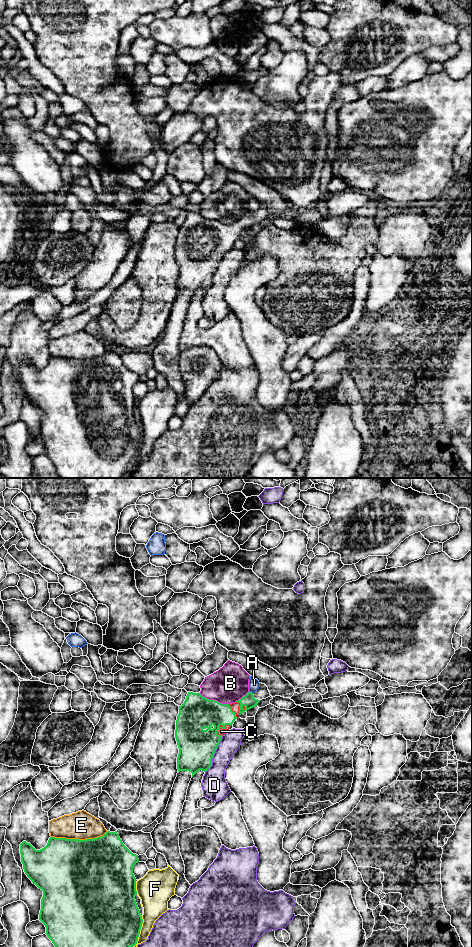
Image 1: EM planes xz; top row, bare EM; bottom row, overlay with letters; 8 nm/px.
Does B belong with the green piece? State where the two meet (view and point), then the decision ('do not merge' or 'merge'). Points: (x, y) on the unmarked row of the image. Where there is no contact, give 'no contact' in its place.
xz (219, 222) | do not merge

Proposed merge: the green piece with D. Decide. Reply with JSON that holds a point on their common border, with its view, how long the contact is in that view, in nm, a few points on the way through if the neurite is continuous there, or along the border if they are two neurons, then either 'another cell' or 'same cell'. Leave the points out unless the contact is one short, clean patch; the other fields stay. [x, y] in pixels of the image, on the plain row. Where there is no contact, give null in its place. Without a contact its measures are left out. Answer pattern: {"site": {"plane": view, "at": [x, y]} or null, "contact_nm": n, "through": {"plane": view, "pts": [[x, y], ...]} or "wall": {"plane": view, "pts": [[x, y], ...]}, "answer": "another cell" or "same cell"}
{"site": {"plane": "xz", "at": [213, 274]}, "contact_nm": 320, "answer": "another cell"}

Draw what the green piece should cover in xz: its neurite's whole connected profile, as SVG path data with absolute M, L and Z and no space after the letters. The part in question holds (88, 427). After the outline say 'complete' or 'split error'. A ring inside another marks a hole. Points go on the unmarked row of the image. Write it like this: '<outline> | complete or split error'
M107 351L101 357L85 360L50 357L47 365L40 370L36 370L30 363L23 361L20 364L20 374L25 394L33 404L43 411L39 440L45 445L45 454L54 464L59 478L122 478L130 467L137 464L143 439L135 420L137 411L133 387L139 382L139 379L138 375L133 374L123 364L117 351Z | complete

